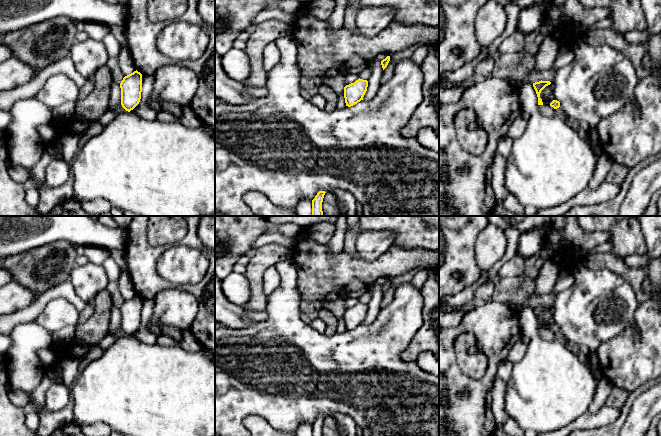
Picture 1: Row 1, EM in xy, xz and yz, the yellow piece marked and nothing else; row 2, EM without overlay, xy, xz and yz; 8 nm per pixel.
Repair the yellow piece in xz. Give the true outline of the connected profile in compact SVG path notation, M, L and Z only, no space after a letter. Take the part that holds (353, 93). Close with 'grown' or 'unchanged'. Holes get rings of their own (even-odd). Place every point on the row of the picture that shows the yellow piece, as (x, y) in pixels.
M358 79L354 83L346 85L344 87L344 98L346 106L351 107L361 100L367 91L368 81L363 79Z; unchanged

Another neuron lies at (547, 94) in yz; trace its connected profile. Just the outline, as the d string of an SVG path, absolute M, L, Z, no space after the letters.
M553 82L550 85L546 86L540 93L540 98L542 99L543 105L549 105L555 100L554 97L554 86Z

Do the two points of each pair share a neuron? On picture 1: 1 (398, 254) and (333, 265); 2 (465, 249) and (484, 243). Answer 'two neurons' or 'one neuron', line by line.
1: one neuron
2: two neurons

